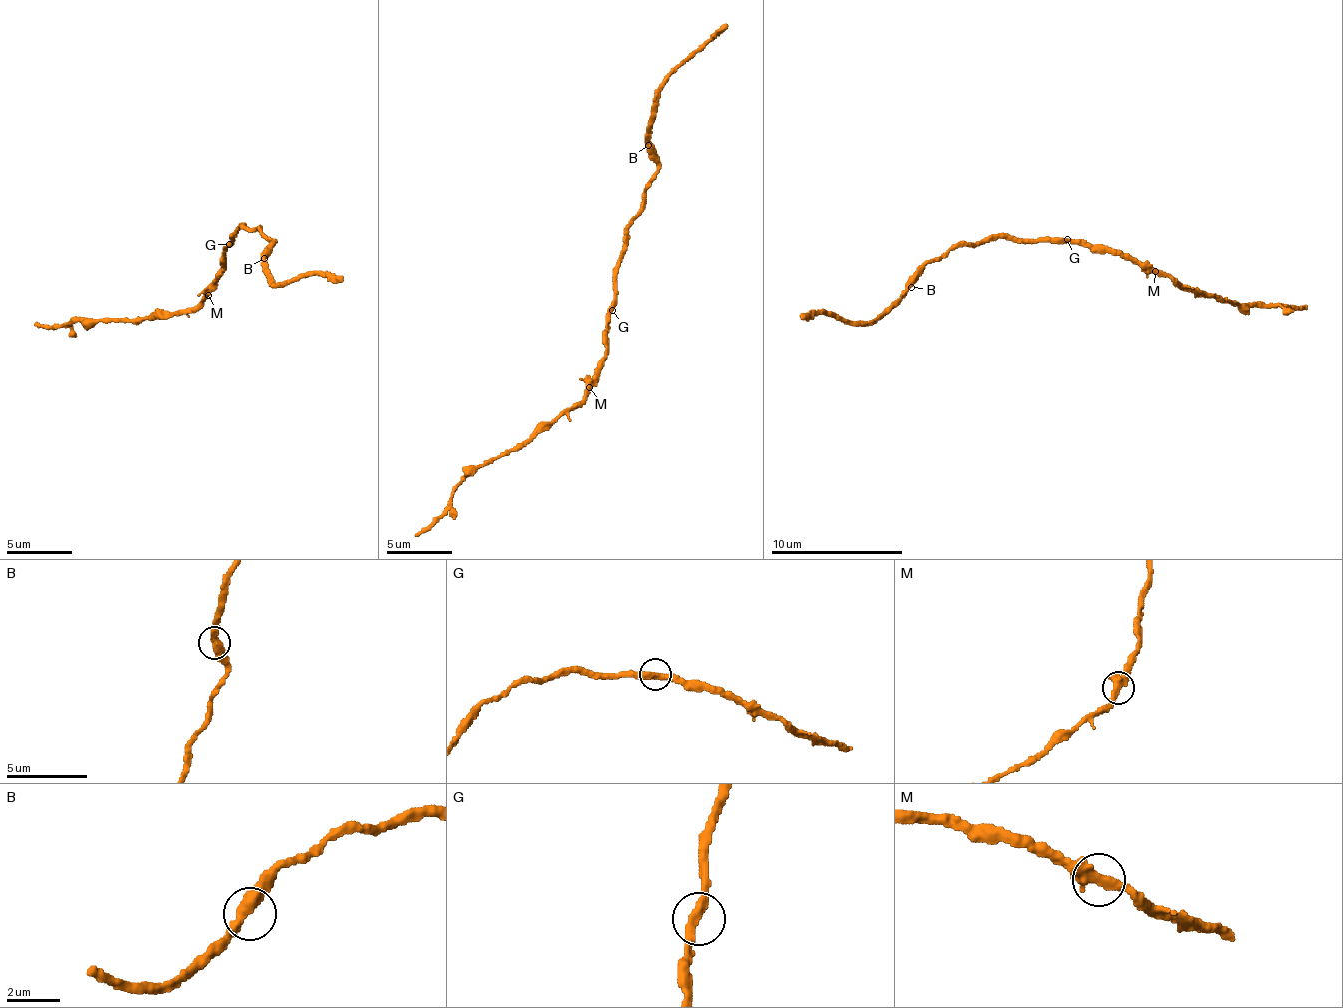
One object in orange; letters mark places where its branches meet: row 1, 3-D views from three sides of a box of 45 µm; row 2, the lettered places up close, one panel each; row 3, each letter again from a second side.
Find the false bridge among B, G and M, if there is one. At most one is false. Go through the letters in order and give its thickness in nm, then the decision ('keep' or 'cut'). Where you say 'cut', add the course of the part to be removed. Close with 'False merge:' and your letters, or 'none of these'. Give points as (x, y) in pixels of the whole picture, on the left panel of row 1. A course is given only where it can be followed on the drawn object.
B: calibre 400 nm; keep
G: calibre 380 nm; keep
M: calibre 420 nm; keep
False merge: none of these

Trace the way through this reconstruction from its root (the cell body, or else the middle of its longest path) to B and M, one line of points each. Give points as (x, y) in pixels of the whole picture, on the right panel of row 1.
B: (1063, 243), (1017, 242), (997, 237), (951, 247), (928, 262), (921, 276), (911, 287)
M: (1063, 243), (1090, 243), (1093, 247), (1123, 250), (1139, 263), (1149, 263), (1156, 271)

